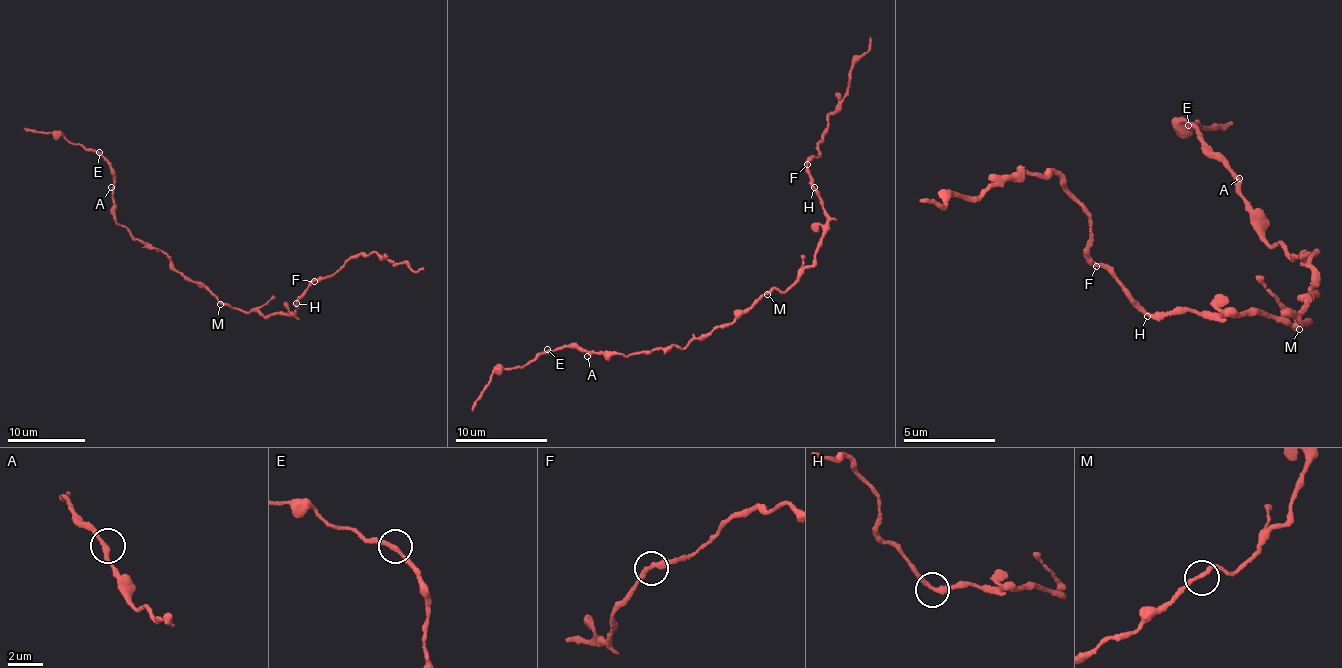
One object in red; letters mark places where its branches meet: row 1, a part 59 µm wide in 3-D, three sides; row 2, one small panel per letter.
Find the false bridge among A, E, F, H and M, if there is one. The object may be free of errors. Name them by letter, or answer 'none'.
none

